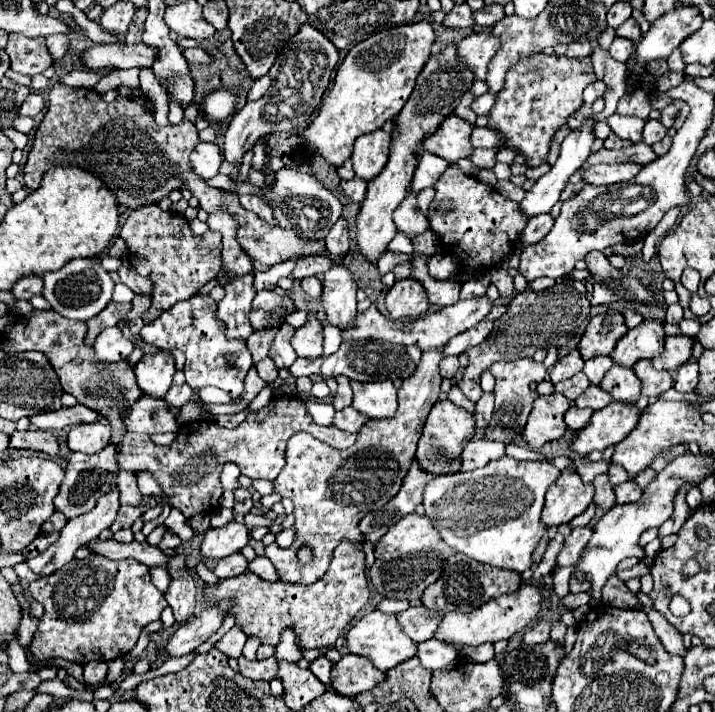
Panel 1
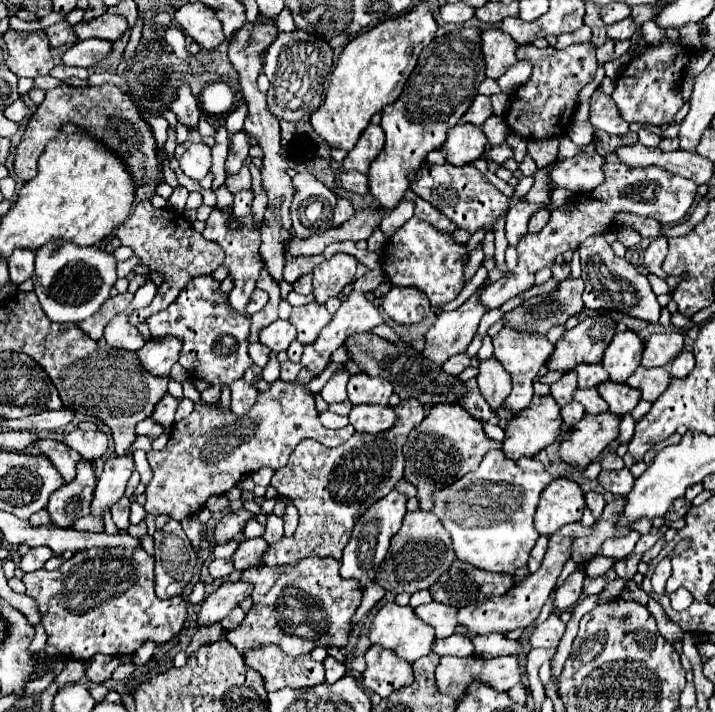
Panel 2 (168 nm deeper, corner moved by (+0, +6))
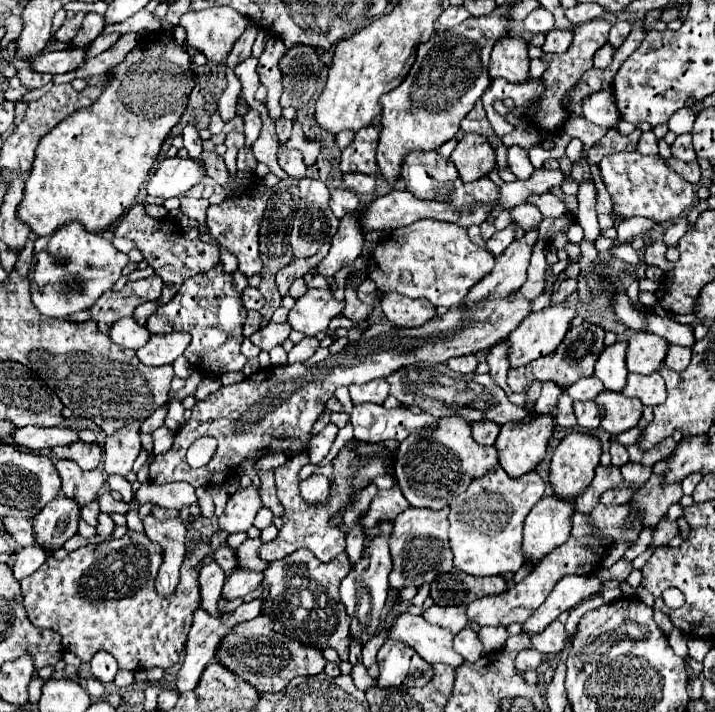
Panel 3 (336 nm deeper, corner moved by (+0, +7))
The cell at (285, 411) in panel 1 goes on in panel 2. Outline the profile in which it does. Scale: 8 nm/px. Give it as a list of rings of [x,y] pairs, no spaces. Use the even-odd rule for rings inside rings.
[[[346,362],[346,364],[328,364],[326,372],[315,376],[307,386],[300,386],[296,382],[282,382],[282,380],[276,380],[274,384],[266,384],[264,380],[260,380],[258,402],[252,406],[252,410],[246,416],[240,416],[240,418],[234,416],[230,410],[194,406],[194,410],[188,418],[184,418],[180,422],[174,422],[168,444],[160,452],[154,452],[154,450],[148,452],[148,462],[154,470],[154,478],[146,486],[146,498],[148,498],[146,504],[144,504],[146,512],[152,514],[152,516],[170,514],[174,520],[180,522],[182,518],[192,516],[198,510],[202,510],[204,504],[212,496],[226,494],[230,488],[234,488],[240,482],[240,478],[244,478],[244,476],[248,476],[248,474],[252,474],[252,472],[256,472],[264,466],[272,468],[272,470],[278,470],[278,468],[286,466],[290,452],[304,438],[318,440],[318,442],[322,442],[324,446],[330,446],[330,448],[344,444],[354,434],[354,428],[352,426],[344,426],[340,430],[324,428],[320,418],[318,418],[318,410],[316,410],[314,398],[312,398],[312,394],[320,393],[334,372],[342,370],[342,368],[348,370],[350,374],[360,372],[360,368],[354,362]]]

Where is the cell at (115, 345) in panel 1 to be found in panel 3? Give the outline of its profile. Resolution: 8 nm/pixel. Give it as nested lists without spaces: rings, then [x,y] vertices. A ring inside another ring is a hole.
[[[126,317],[116,321],[116,325],[110,329],[110,339],[120,345],[120,347],[128,347],[128,349],[140,349],[148,339],[150,333],[144,325],[140,325],[136,319]]]

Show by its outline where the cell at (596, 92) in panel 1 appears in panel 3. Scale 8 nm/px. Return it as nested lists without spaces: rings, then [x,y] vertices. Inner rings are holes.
[[[598,91],[590,95],[588,99],[584,99],[582,109],[584,109],[584,117],[590,123],[596,123],[602,127],[616,127],[620,121],[612,91]]]

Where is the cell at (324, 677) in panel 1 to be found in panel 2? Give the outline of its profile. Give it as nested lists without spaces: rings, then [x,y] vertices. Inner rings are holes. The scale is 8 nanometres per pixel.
[[[328,656],[328,658],[324,660],[324,668],[326,668],[326,682],[328,682],[328,684],[340,680],[340,678],[346,676],[346,672],[348,672],[346,666],[344,666],[342,662],[338,662],[336,658],[332,658],[332,656]]]

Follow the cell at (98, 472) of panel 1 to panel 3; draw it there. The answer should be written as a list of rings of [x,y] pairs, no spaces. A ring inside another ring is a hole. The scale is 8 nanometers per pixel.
[[[56,497],[50,501],[36,517],[34,517],[34,537],[36,545],[46,553],[54,553],[64,547],[64,543],[78,531],[80,509],[76,509],[76,501],[68,501],[68,497]]]

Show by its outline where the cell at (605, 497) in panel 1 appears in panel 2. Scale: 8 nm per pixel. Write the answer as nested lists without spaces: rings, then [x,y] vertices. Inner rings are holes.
[[[610,452],[610,454],[606,454],[600,460],[600,466],[602,466],[602,470],[620,470],[620,468],[624,468],[624,462],[622,462],[620,456],[616,456],[614,452]]]

